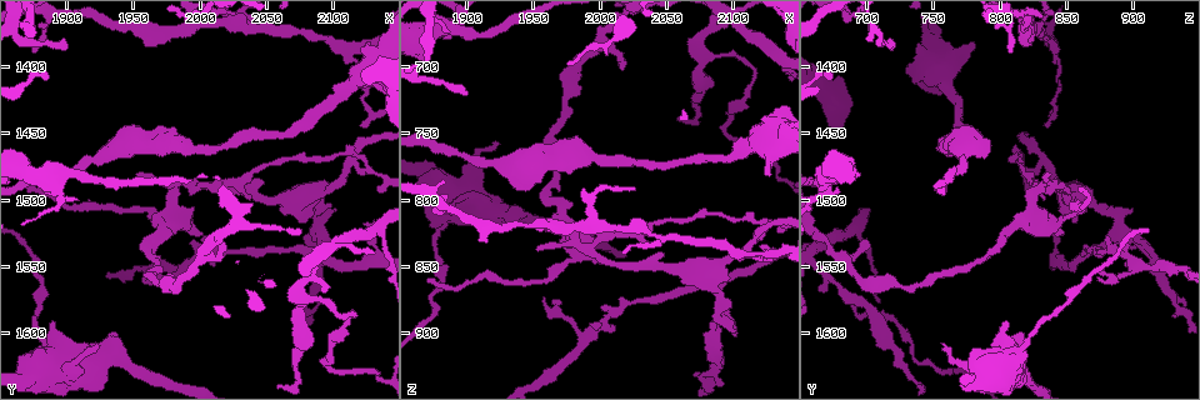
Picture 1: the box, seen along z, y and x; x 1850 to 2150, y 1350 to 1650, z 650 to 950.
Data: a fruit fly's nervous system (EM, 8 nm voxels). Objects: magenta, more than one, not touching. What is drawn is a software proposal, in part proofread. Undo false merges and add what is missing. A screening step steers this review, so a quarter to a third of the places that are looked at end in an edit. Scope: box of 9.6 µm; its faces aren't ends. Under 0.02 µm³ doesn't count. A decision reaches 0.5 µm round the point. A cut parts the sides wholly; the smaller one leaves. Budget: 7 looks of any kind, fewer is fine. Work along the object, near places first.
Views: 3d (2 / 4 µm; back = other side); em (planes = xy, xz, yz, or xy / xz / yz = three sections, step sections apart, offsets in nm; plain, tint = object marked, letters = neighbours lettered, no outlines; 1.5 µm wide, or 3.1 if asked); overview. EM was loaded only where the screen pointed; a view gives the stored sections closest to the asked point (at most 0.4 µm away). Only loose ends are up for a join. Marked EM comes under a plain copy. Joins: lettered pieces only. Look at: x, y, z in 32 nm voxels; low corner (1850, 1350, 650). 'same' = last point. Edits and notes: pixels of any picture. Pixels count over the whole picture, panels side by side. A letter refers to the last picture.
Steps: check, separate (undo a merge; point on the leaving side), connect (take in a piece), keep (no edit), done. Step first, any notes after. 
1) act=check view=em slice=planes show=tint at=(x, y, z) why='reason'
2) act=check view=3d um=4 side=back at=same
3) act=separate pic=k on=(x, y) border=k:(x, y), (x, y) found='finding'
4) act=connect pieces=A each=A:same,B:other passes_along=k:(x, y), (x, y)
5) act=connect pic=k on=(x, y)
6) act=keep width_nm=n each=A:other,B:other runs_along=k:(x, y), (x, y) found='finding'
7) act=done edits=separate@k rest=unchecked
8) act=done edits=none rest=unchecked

act=check view=em slice=xz step=4 show=letters at=(1872, 1494, 858) why='free end'

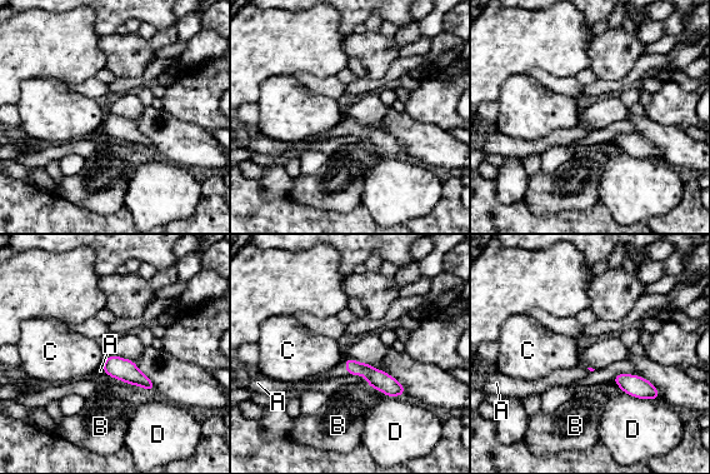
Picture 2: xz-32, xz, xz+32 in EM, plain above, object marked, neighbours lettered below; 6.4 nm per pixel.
act=connect pieces=A each=A:same,B:other,C:other,D:other passes_along=2:(378, 379), (345, 367), (340, 370) found='it goes on there'

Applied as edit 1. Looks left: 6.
act=check view=overview why='redraw'

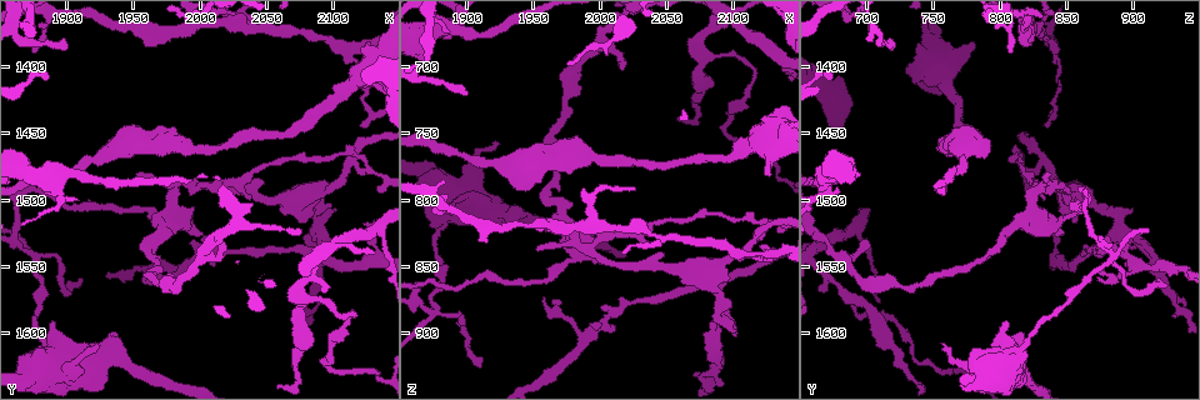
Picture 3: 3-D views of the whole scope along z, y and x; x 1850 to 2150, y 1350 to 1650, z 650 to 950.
act=check view=3d um=4 at=(1874, 1390, 810) why='thin end'

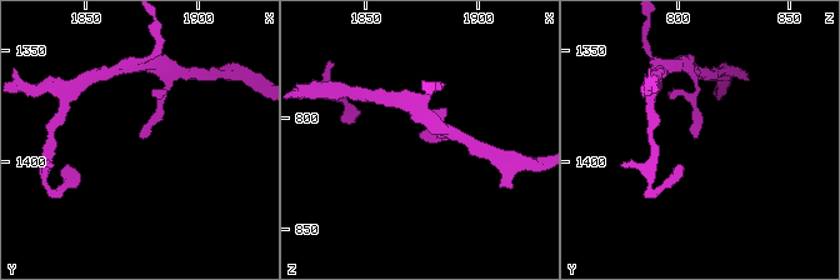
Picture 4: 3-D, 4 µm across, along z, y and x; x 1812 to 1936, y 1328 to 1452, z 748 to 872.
act=check view=em slice=xy step=4 show=letters at=(1872, 1387, 808)

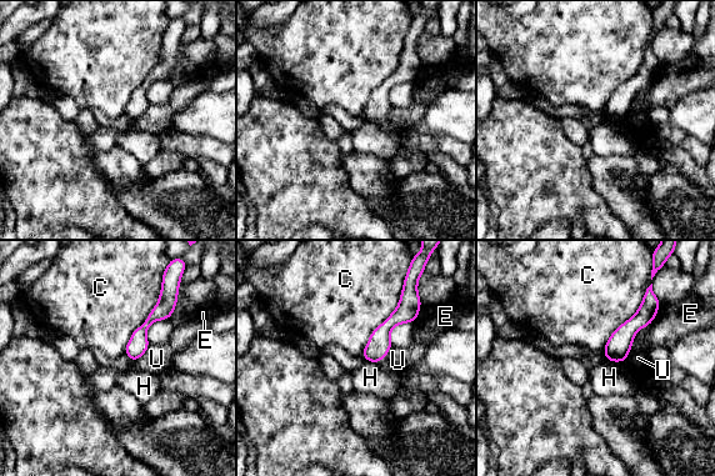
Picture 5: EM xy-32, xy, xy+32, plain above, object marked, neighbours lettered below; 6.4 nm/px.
act=keep each=C:other,E:other,H:other,U:other found='none of them fits'

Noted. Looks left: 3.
act=check view=3d um=2 at=(2100, 1538, 902) why='an open end'

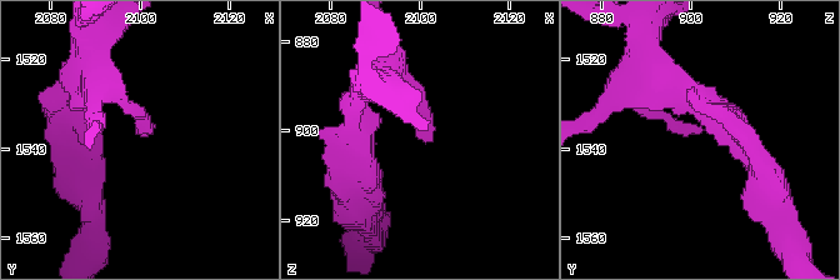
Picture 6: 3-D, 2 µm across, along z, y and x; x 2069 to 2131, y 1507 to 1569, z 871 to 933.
act=check view=em slice=xz step=8 show=letters at=(2100, 1537, 901) why='shape alone is not enough'

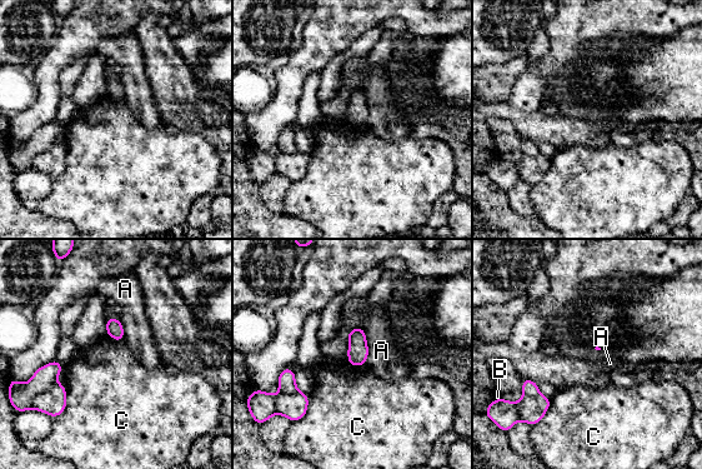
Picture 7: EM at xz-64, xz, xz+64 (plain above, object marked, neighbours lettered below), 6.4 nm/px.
act=check view=em slice=xy step=8 show=letters at=same

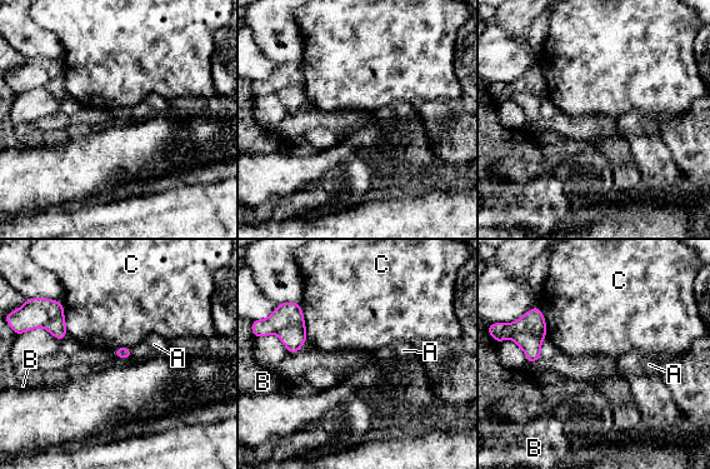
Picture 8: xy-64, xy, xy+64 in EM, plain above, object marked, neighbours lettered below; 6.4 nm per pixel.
act=separate pic=8 on=(293, 337) longest_contact=C:240nm each=A:other,B:other,C:other found='two neurons meet here'

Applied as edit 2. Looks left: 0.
act=done edits=connect@2,separate@8 rest=unchecked

